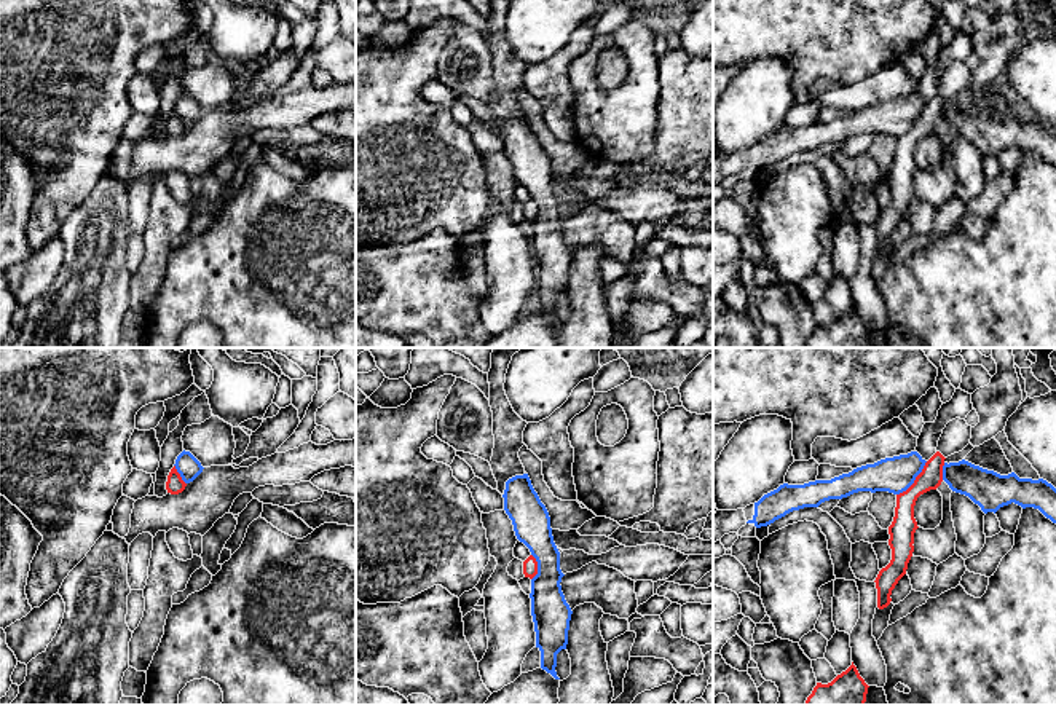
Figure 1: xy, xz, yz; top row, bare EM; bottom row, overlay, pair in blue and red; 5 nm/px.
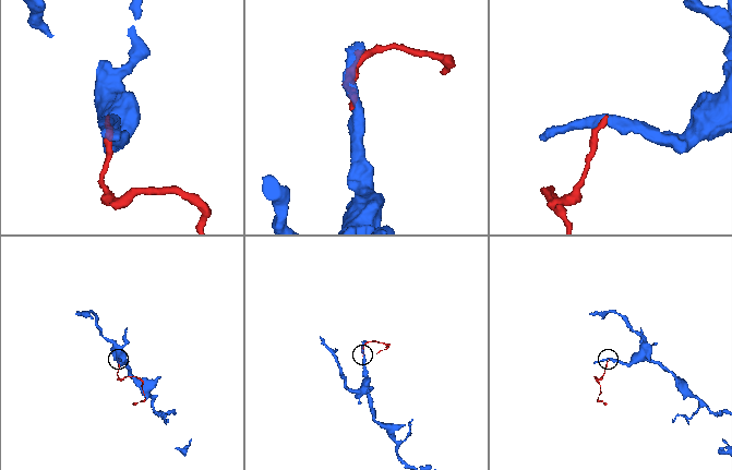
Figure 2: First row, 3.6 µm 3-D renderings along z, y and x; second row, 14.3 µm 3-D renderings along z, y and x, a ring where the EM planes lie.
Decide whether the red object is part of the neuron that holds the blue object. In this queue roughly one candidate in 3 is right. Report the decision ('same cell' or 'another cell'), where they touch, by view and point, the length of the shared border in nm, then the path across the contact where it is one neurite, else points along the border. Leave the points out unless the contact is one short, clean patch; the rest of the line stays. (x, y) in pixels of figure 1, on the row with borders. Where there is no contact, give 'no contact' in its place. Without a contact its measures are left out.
another cell; contact yz (914, 479); length 240 nm; border yz (927, 461), (916, 479), (897, 495)

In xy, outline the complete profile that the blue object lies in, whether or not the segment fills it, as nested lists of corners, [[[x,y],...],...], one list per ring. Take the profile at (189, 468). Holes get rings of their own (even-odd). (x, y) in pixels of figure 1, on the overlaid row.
[[[185,450],[177,456],[174,466],[185,483],[193,482],[204,469],[201,463]]]

